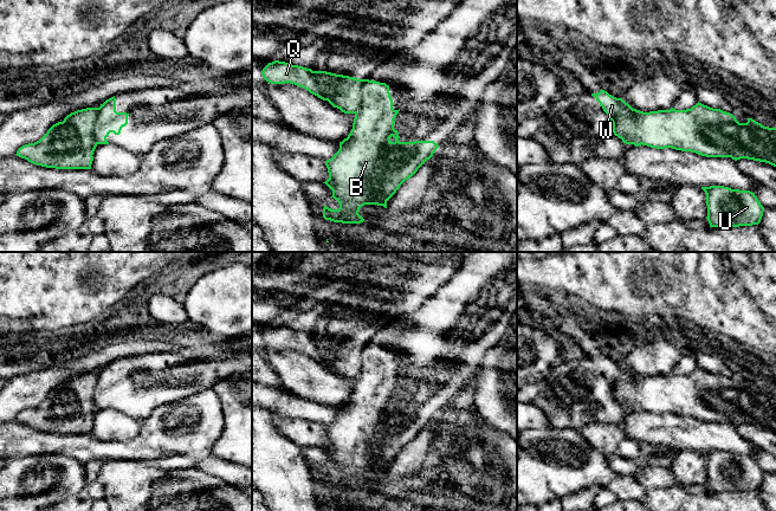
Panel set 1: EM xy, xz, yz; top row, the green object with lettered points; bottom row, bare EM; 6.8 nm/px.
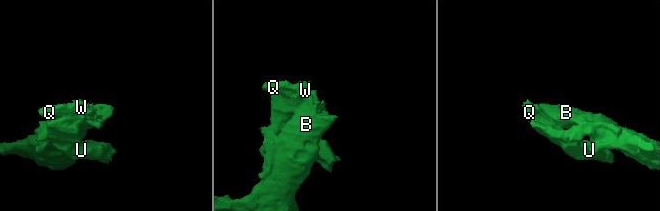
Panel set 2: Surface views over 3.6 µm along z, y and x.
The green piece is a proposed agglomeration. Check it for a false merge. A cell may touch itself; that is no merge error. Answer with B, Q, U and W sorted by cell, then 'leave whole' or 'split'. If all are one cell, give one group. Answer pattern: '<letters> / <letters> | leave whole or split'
B / Q U W | split

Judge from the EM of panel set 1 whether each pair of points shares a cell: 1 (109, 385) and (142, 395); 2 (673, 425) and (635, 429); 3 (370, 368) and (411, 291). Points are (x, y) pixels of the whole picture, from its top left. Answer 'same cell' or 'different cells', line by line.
1: same cell
2: same cell
3: different cells

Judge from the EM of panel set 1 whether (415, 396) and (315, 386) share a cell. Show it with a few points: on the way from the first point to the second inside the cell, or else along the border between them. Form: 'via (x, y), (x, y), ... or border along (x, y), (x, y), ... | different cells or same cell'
border along (355, 379), (350, 398), (340, 407) | different cells

